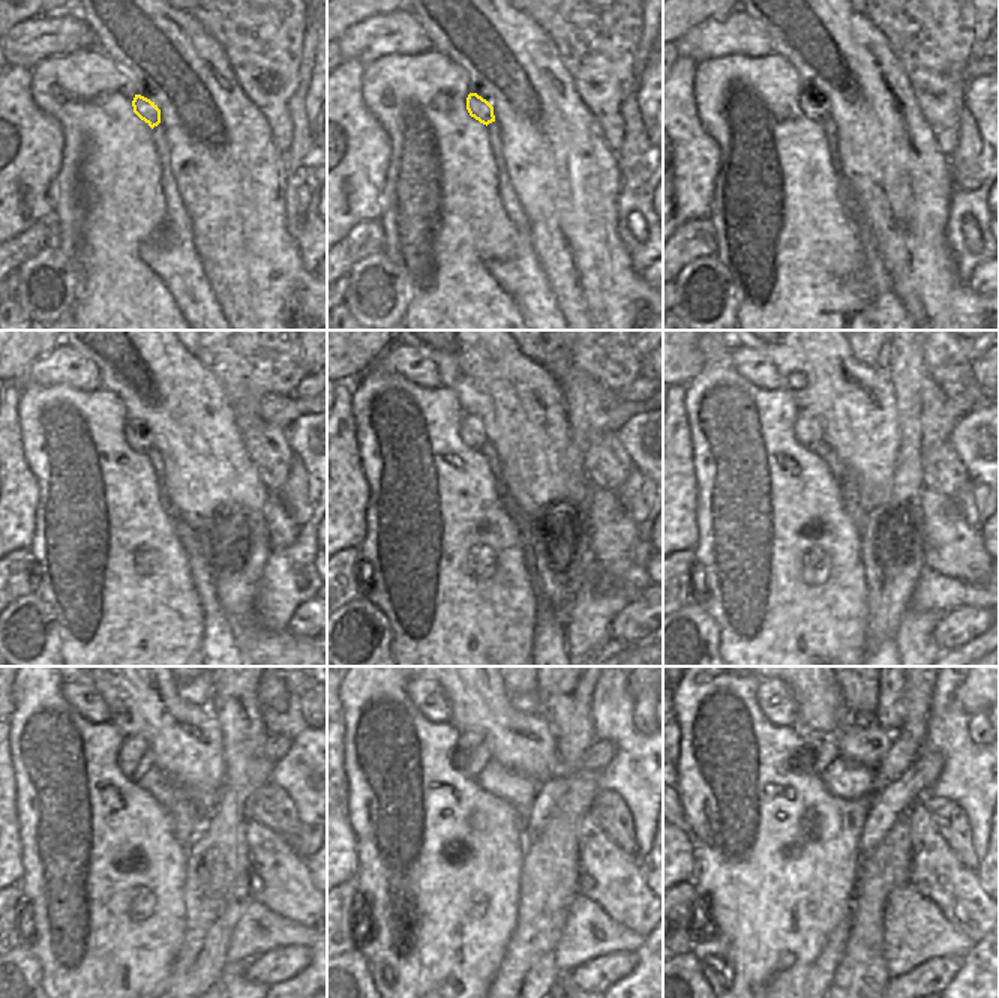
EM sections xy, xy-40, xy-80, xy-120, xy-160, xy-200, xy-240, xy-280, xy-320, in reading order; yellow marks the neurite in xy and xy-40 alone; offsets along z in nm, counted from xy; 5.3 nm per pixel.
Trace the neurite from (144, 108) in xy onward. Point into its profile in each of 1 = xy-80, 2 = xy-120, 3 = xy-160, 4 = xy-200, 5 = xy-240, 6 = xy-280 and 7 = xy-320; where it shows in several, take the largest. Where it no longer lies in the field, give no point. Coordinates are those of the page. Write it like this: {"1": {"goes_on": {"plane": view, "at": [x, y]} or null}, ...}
{"1": {"goes_on": {"plane": "xy-80", "at": [810, 104]}}, "2": {"goes_on": {"plane": "xy-120", "at": [137, 434]}}, "3": {"goes_on": {"plane": "xy-160", "at": [471, 431]}}, "4": {"goes_on": {"plane": "xy-200", "at": [807, 429]}}, "5": {"goes_on": {"plane": "xy-240", "at": [135, 755]}}, "6": {"goes_on": {"plane": "xy-280", "at": [473, 754]}}, "7": {"goes_on": {"plane": "xy-320", "at": [819, 749]}}}

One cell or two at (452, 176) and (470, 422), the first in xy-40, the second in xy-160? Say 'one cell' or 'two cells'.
two cells

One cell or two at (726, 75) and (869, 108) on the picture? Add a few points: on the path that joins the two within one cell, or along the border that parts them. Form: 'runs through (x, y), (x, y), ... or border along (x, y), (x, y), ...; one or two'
border along (785, 57), (804, 87); two

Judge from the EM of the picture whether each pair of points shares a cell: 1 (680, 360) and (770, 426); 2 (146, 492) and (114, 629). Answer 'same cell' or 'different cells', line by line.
1: different cells
2: same cell

